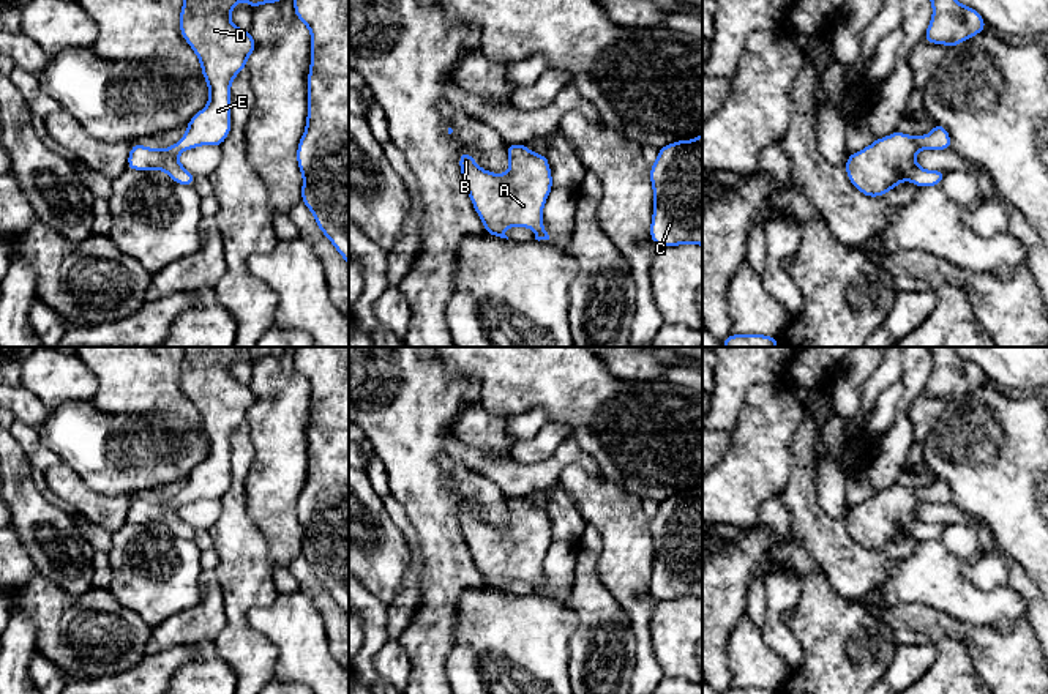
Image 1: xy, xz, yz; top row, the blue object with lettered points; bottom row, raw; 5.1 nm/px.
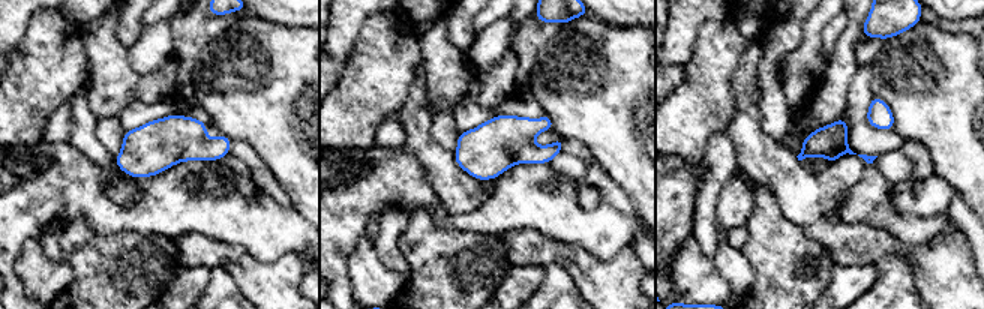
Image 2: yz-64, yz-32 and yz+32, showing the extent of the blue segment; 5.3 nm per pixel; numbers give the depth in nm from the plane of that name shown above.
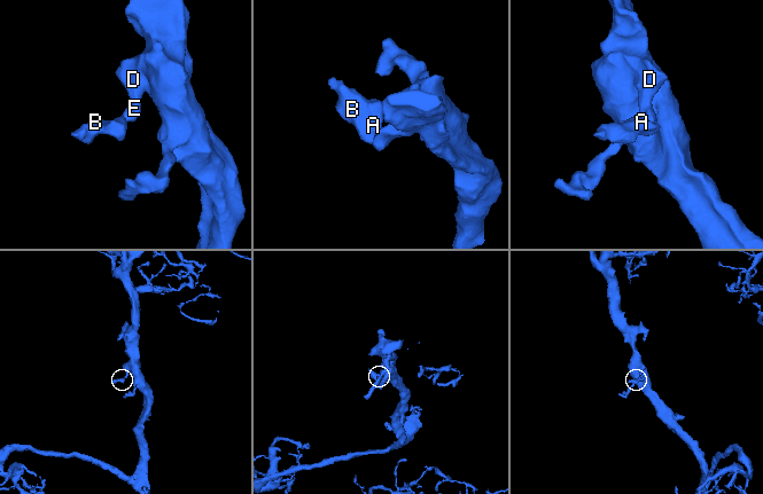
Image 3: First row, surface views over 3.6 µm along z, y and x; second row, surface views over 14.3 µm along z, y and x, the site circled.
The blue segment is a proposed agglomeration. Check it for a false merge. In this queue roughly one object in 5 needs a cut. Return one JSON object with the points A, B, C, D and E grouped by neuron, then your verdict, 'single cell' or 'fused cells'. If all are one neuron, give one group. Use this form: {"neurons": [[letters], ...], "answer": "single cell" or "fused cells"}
{"neurons": [["A", "B", "C", "D", "E"]], "answer": "single cell"}

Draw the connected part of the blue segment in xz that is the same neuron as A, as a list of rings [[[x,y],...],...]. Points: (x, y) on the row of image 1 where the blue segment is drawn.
[[[508,144],[507,151],[510,169],[503,175],[483,170],[466,150],[459,155],[464,185],[485,232],[508,240],[505,229],[519,226],[532,229],[538,241],[549,240],[541,224],[552,189],[548,158],[524,144]]]

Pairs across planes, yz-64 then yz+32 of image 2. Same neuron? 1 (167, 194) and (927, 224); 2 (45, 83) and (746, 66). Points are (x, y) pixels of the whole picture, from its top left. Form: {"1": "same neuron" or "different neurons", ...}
{"1": "same neuron", "2": "different neurons"}

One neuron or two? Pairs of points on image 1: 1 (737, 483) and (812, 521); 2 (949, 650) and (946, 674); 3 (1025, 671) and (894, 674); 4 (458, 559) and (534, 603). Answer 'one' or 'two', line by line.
1: two
2: one
3: two
4: two

